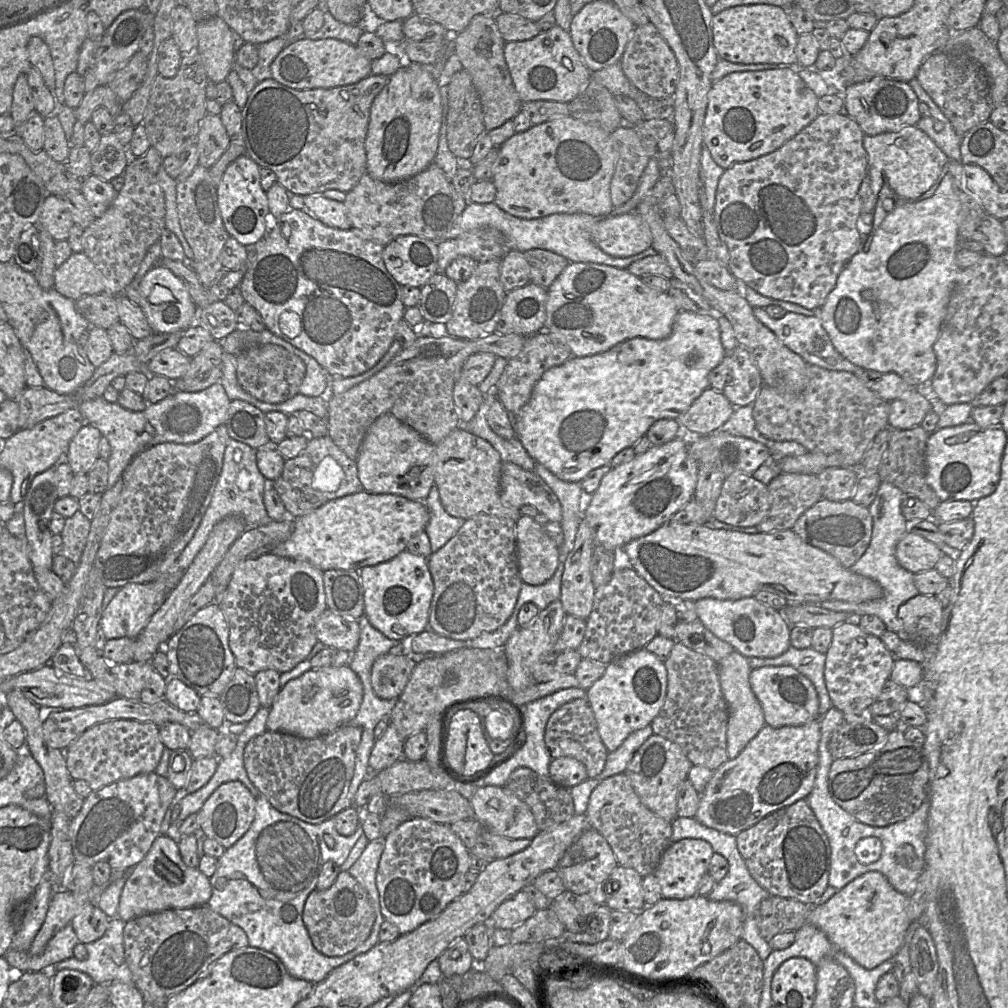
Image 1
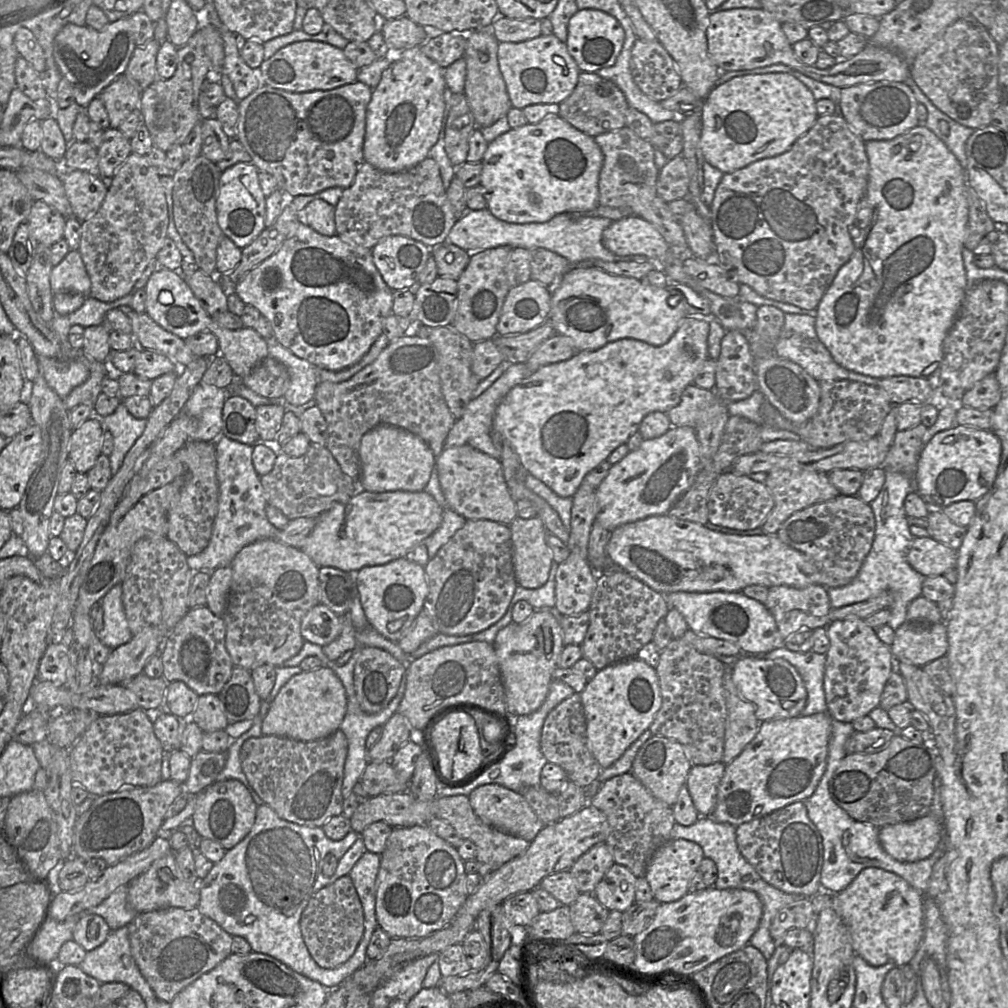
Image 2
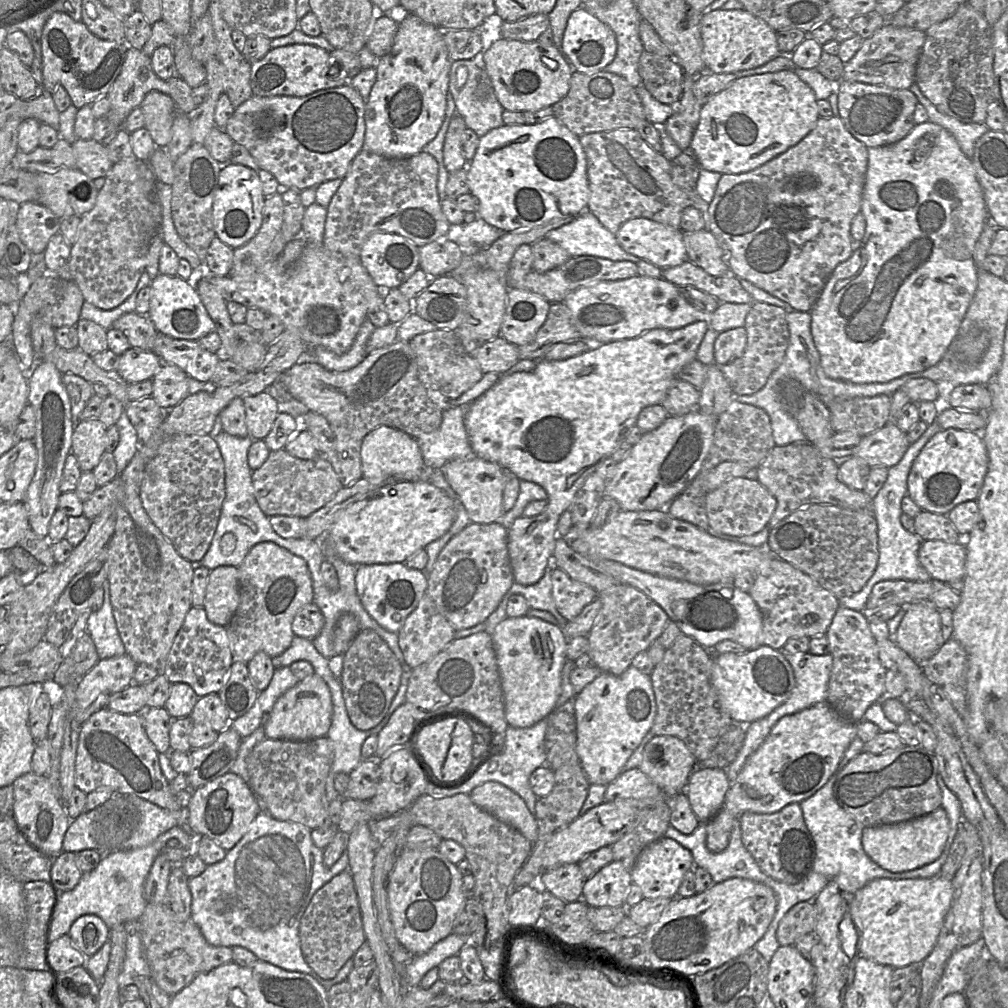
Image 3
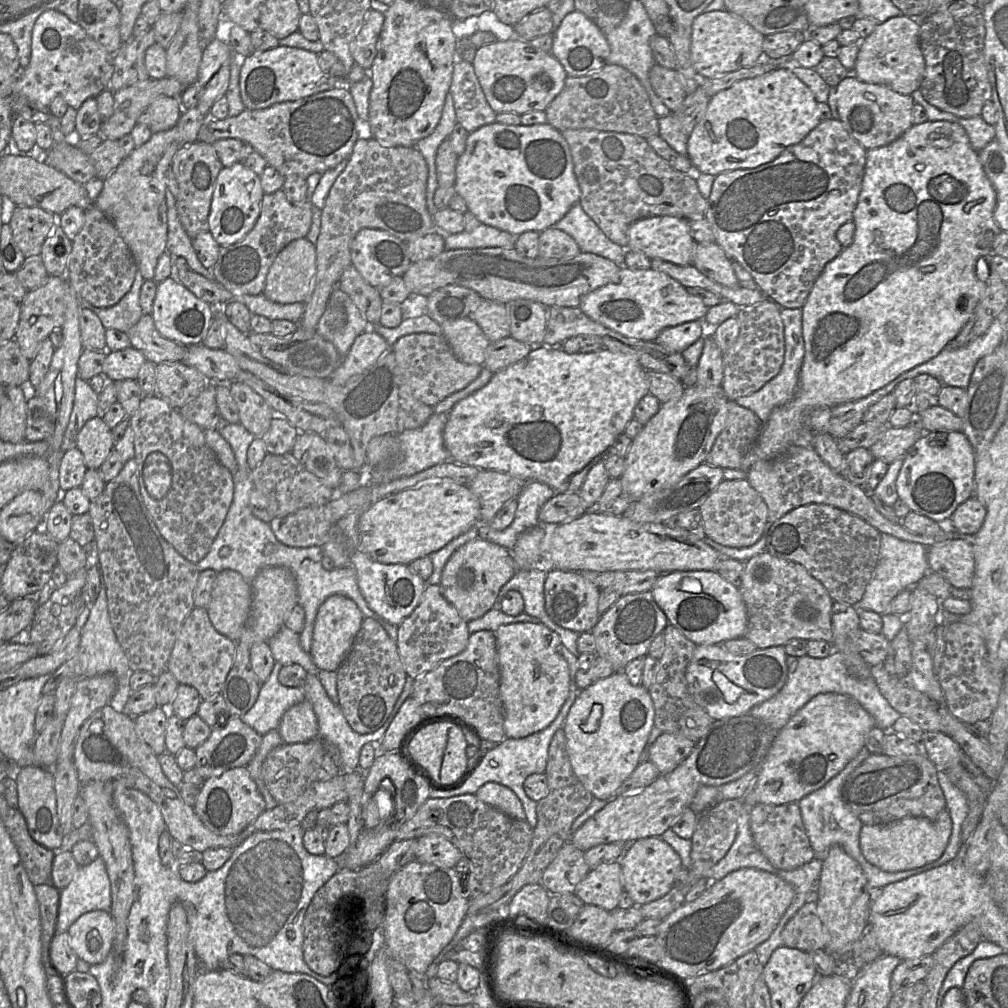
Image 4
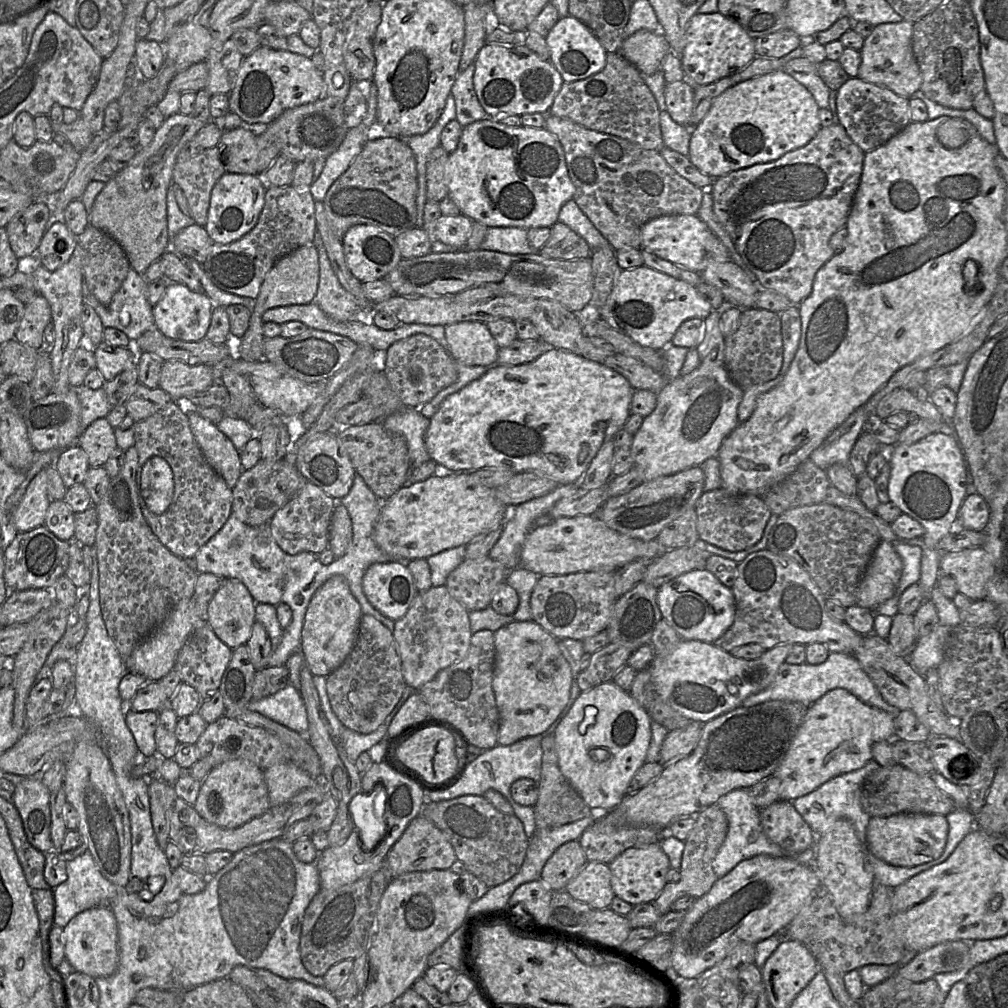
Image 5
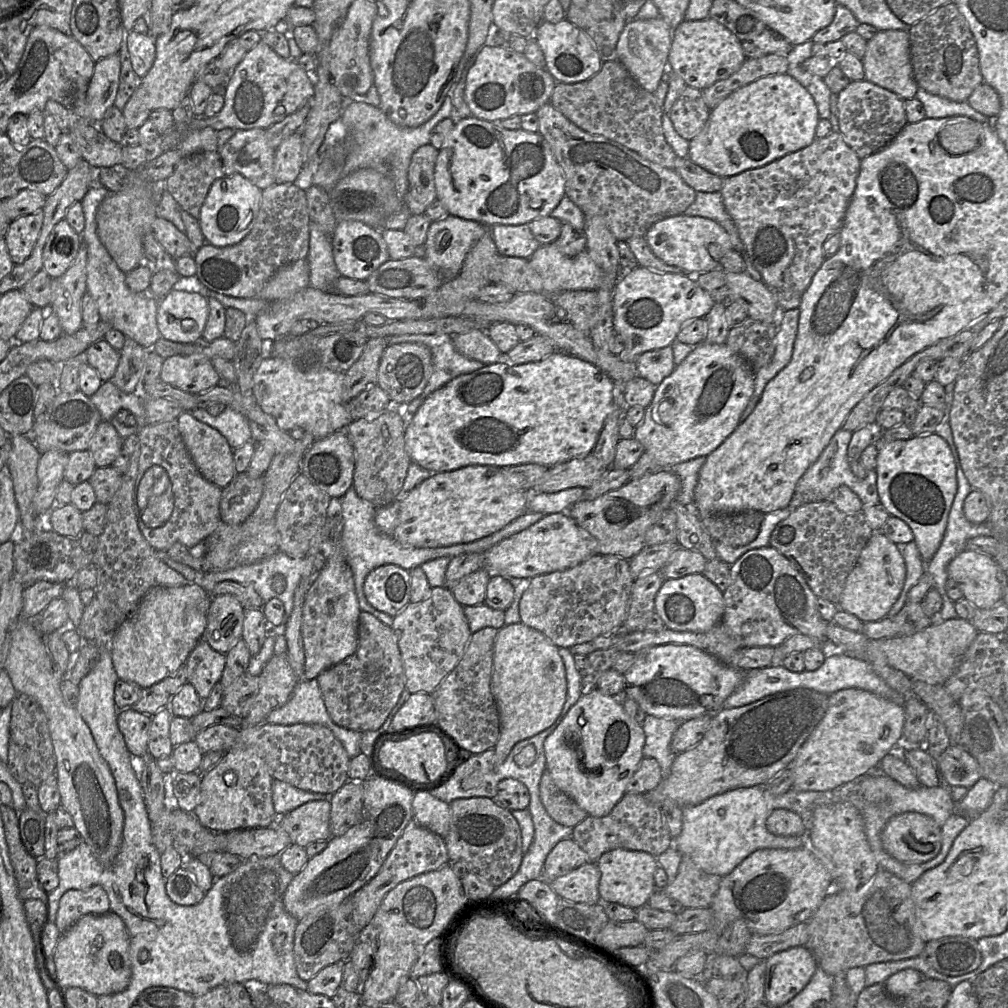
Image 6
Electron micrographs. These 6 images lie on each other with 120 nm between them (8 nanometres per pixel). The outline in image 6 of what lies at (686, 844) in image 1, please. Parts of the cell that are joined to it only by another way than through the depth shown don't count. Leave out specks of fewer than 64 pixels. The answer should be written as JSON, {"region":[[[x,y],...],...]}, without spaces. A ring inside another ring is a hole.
{"region":[[[614,849],[602,854],[596,865],[600,871],[598,891],[603,904],[617,903],[637,909],[647,904],[656,890],[654,872],[658,867],[657,857],[646,852]]]}

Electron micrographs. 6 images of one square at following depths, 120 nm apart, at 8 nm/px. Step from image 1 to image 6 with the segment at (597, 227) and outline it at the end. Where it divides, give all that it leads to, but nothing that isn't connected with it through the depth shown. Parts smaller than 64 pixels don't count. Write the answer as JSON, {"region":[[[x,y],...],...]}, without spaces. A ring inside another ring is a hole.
{"region":[[[684,213],[655,222],[644,237],[653,254],[660,260],[690,273],[704,273],[720,268],[721,259],[733,249],[730,235],[719,223]]]}

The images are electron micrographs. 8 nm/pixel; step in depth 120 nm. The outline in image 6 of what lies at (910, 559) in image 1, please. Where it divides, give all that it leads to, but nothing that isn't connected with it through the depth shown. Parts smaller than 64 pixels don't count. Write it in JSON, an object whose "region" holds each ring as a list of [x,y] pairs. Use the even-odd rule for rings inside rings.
{"region":[[[963,550],[950,561],[947,572],[950,578],[958,582],[964,597],[976,608],[988,609],[998,603],[1003,603],[1000,569],[992,557],[972,550]]]}

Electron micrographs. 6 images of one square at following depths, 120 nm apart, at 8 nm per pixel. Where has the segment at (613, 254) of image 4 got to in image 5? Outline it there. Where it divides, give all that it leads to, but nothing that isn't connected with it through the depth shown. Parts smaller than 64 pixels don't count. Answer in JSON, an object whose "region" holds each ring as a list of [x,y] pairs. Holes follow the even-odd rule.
{"region":[[[573,199],[562,205],[558,214],[558,222],[564,223],[581,236],[592,250],[610,245]]]}

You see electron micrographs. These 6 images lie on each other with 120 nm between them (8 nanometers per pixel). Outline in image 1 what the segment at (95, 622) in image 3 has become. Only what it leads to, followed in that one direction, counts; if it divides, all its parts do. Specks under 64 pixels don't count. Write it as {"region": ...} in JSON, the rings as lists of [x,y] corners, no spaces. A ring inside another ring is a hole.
{"region":[[[162,582],[131,583],[120,587],[118,593],[103,610],[99,621],[99,627],[103,630],[106,639],[136,638],[165,602],[169,593]]]}

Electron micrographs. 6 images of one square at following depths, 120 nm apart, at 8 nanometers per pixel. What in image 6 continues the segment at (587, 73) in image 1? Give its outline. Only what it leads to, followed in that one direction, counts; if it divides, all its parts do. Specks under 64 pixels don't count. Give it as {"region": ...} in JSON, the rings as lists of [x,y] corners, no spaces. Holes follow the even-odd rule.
{"region":[[[484,44],[467,74],[465,101],[472,116],[491,122],[501,121],[536,112],[549,102],[555,85],[553,76],[545,68],[536,67],[524,53]]]}

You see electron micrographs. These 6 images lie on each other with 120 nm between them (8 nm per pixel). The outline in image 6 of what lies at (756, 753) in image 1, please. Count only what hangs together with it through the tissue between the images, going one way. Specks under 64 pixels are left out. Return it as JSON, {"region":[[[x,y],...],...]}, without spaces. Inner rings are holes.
{"region":[[[858,688],[829,695],[827,711],[787,768],[793,772],[796,791],[827,791],[838,788],[875,769],[889,752],[903,749],[904,705]]]}

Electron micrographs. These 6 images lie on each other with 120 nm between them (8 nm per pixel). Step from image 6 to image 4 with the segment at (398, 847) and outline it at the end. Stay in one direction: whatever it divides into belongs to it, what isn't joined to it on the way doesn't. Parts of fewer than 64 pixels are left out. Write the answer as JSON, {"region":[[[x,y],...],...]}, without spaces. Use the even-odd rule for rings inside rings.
{"region":[[[428,834],[416,839],[415,860],[442,868],[454,868],[462,858],[460,851],[444,836]]]}

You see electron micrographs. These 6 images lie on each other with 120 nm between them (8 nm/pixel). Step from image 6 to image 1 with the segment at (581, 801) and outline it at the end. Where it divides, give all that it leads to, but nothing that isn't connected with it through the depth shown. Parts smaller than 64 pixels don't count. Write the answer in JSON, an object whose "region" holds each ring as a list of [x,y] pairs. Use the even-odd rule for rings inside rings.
{"region":[[[645,647],[607,664],[603,676],[586,690],[586,699],[608,752],[616,750],[634,731],[651,724],[664,704],[666,685],[664,663]]]}

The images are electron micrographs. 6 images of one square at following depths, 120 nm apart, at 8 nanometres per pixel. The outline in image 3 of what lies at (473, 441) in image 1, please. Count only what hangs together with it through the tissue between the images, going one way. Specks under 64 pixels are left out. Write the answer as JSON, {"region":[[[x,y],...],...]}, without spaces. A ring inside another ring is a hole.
{"region":[[[478,457],[455,459],[441,467],[442,473],[465,507],[470,521],[478,524],[498,522],[503,511],[506,471],[497,463]]]}

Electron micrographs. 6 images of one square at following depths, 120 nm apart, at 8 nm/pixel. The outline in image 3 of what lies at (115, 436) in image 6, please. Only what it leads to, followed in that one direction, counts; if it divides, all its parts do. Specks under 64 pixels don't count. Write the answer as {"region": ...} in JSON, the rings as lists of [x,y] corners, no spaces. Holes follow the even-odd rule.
{"region":[[[96,418],[76,423],[72,433],[71,453],[77,458],[82,472],[92,472],[100,462],[107,446],[106,429]]]}

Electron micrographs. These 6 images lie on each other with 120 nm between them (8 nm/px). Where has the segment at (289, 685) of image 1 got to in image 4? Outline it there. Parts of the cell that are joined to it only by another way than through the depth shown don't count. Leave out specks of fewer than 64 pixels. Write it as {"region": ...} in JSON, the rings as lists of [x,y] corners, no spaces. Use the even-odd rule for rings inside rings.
{"region":[[[305,700],[289,708],[282,716],[278,732],[287,744],[304,743],[317,738],[319,725],[312,704]]]}

